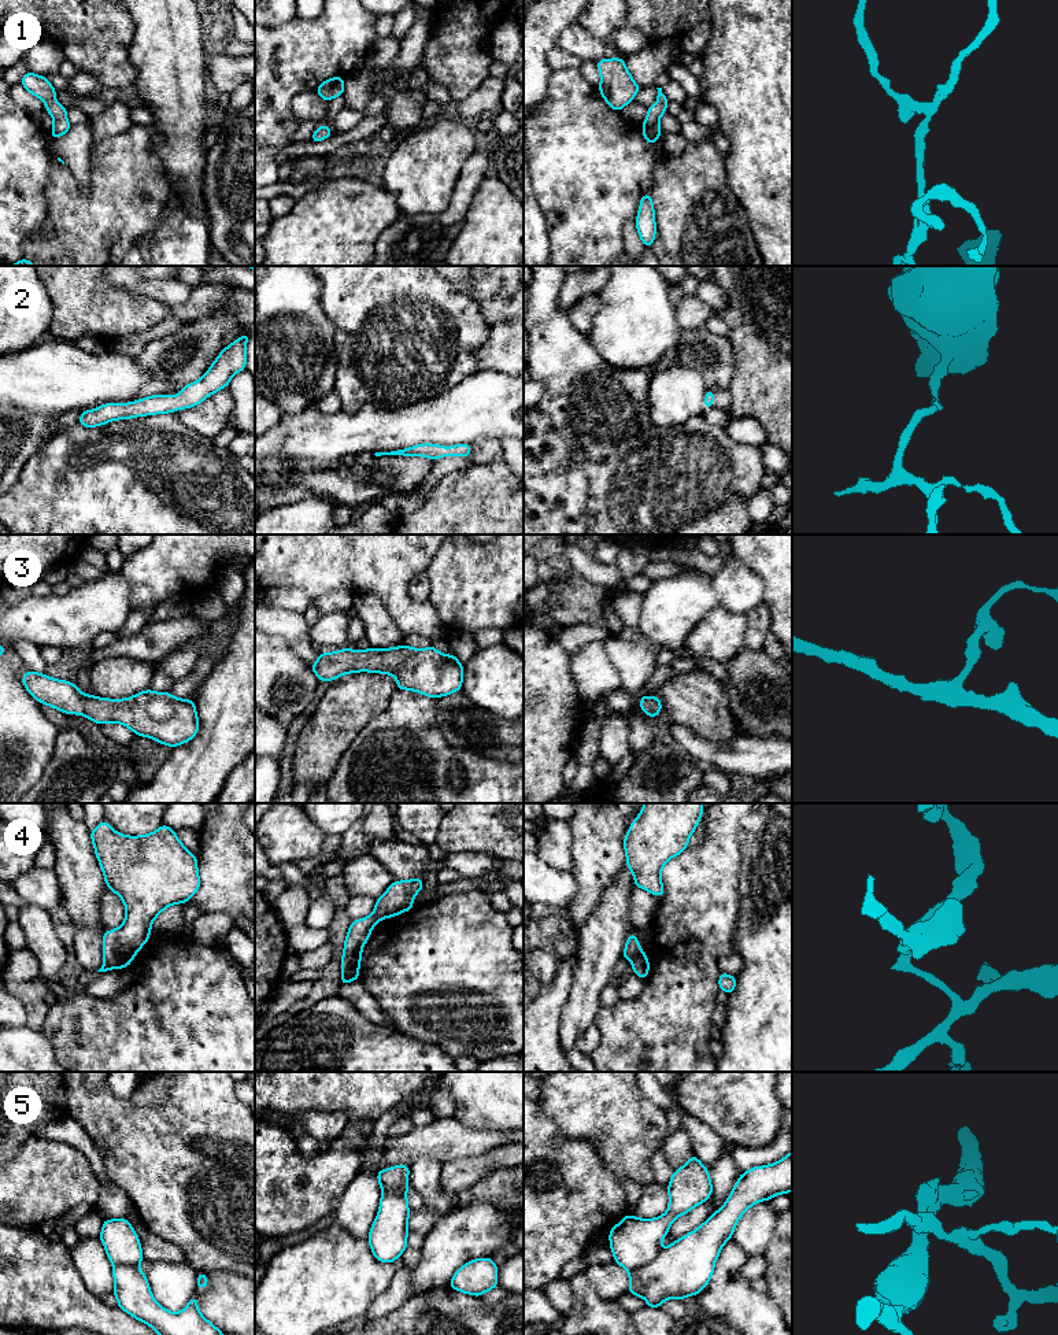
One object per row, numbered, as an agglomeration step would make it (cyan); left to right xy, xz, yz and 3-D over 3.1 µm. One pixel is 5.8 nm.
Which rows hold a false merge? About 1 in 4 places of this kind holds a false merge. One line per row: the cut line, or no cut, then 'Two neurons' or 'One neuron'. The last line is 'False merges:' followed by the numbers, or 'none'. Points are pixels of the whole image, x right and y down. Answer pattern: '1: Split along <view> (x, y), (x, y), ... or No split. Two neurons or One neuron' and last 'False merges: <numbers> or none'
1: No split. One neuron
2: No split. One neuron
3: No split. One neuron
4: Split along yz (643, 953), (633, 962). Two neurons
5: Split along yz (661, 1250), (648, 1263), (629, 1272). Two neurons
False merges: 4, 5

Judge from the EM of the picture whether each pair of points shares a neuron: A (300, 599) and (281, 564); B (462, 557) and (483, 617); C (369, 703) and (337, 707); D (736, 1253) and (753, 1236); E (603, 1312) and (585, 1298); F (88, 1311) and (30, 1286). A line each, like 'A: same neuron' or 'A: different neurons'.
A: different neurons
B: same neuron
C: same neuron
D: different neurons
E: same neuron
F: same neuron

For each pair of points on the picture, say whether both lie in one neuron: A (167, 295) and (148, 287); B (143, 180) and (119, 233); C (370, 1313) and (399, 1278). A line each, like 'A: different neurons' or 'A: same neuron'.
A: same neuron
B: same neuron
C: same neuron

